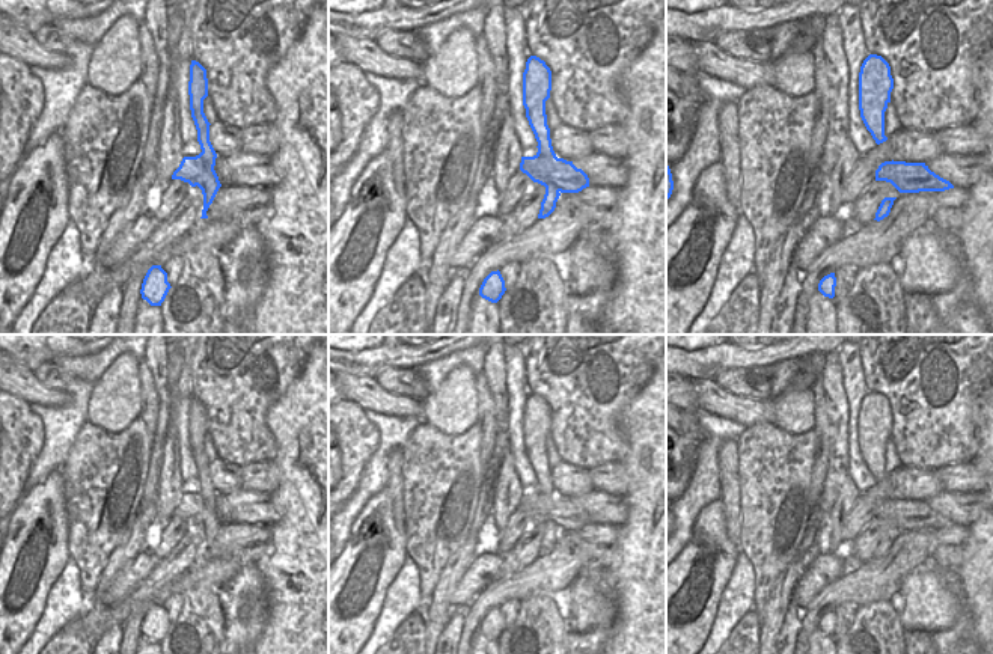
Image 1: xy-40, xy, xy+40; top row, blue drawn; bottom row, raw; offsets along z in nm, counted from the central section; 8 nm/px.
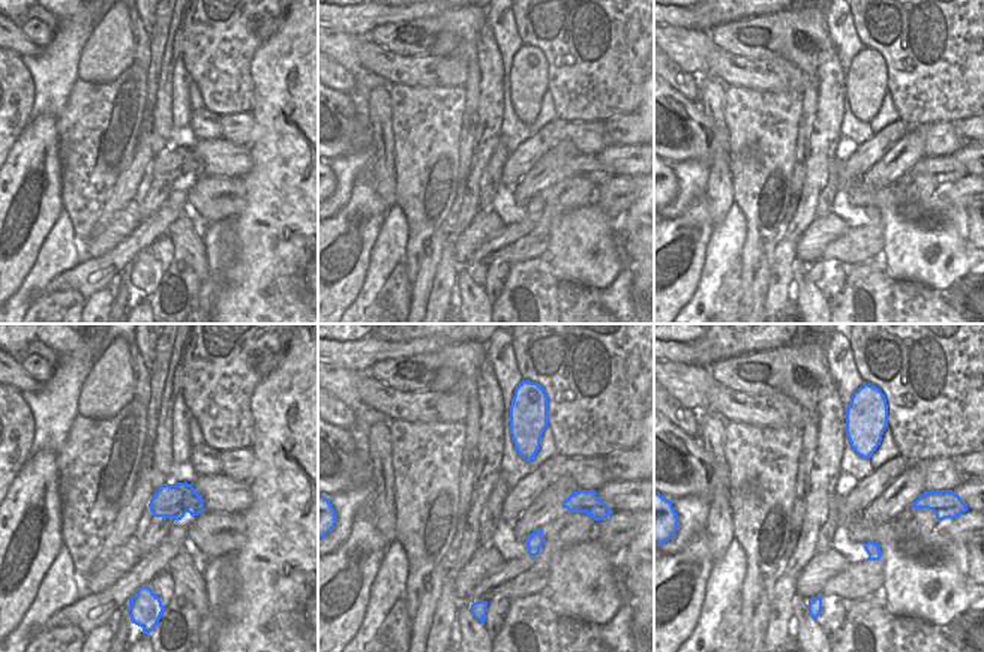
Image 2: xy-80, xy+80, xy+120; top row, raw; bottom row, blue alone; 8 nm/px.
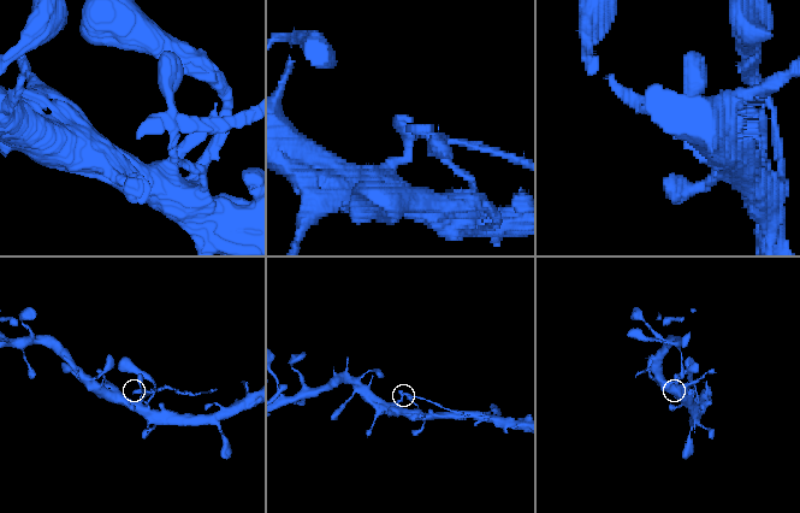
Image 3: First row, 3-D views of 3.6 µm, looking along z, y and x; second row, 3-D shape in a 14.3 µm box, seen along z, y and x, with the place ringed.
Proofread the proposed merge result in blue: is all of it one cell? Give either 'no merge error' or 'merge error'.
merge error

